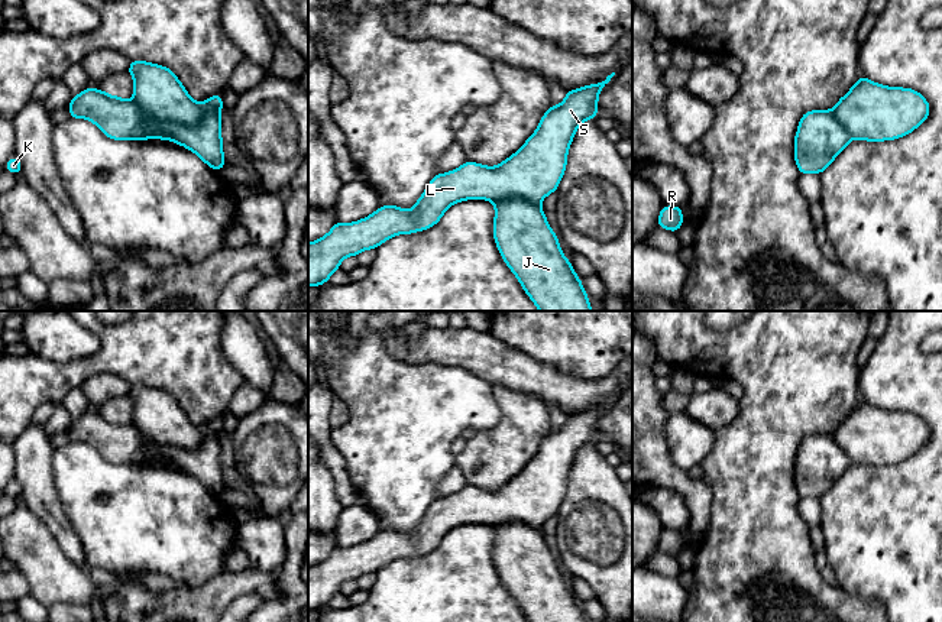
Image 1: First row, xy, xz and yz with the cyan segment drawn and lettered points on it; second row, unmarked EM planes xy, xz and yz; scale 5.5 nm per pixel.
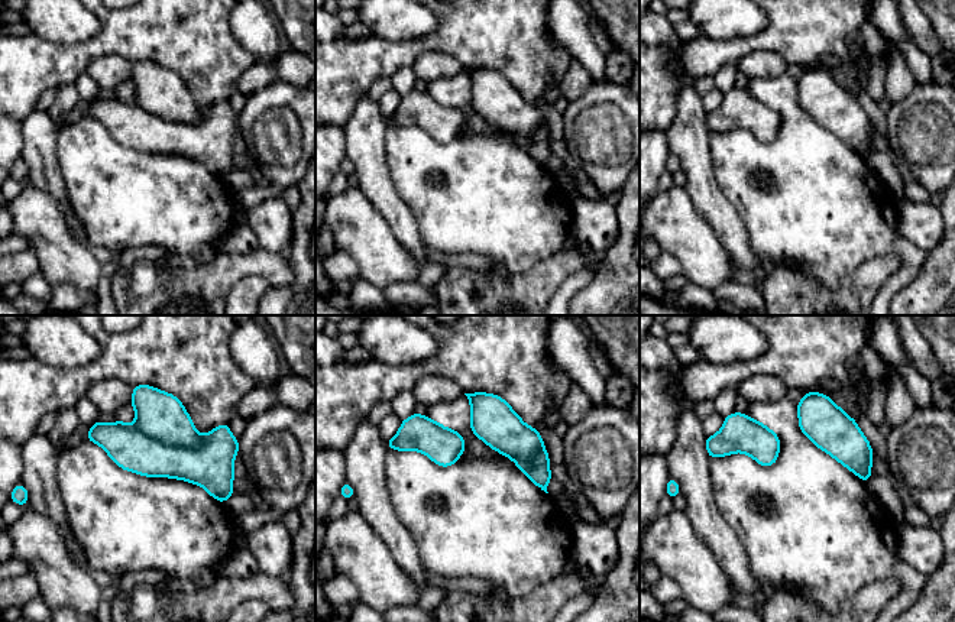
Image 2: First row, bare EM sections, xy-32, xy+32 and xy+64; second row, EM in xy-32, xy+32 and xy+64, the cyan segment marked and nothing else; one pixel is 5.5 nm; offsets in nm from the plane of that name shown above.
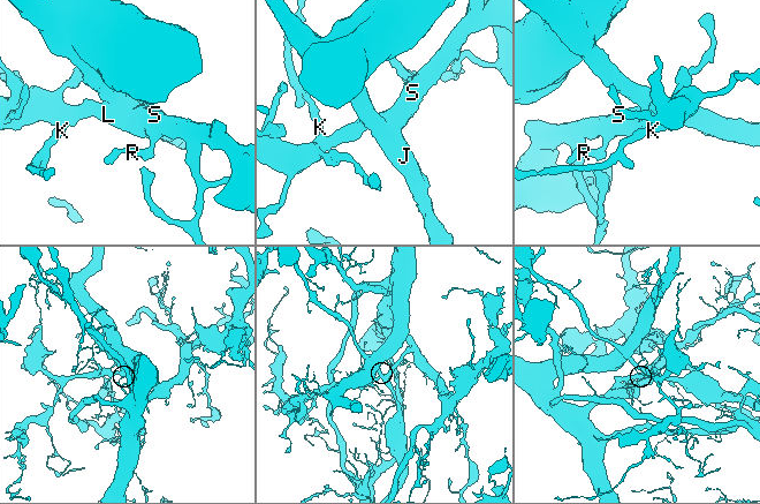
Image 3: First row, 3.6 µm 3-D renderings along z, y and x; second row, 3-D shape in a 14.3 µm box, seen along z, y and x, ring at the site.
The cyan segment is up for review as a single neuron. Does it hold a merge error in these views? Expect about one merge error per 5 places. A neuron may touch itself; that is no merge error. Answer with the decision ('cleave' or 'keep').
keep

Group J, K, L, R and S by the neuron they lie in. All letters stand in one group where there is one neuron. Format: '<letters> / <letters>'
J K L R S

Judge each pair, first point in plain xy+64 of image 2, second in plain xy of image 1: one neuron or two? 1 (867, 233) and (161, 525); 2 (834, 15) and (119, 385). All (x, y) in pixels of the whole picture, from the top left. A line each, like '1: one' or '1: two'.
1: one
2: two

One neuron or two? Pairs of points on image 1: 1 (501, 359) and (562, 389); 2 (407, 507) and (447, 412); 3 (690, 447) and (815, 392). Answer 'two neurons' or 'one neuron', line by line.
1: one neuron
2: one neuron
3: two neurons

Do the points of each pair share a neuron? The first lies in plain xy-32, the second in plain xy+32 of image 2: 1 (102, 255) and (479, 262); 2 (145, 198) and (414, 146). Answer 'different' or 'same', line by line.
1: same
2: same

